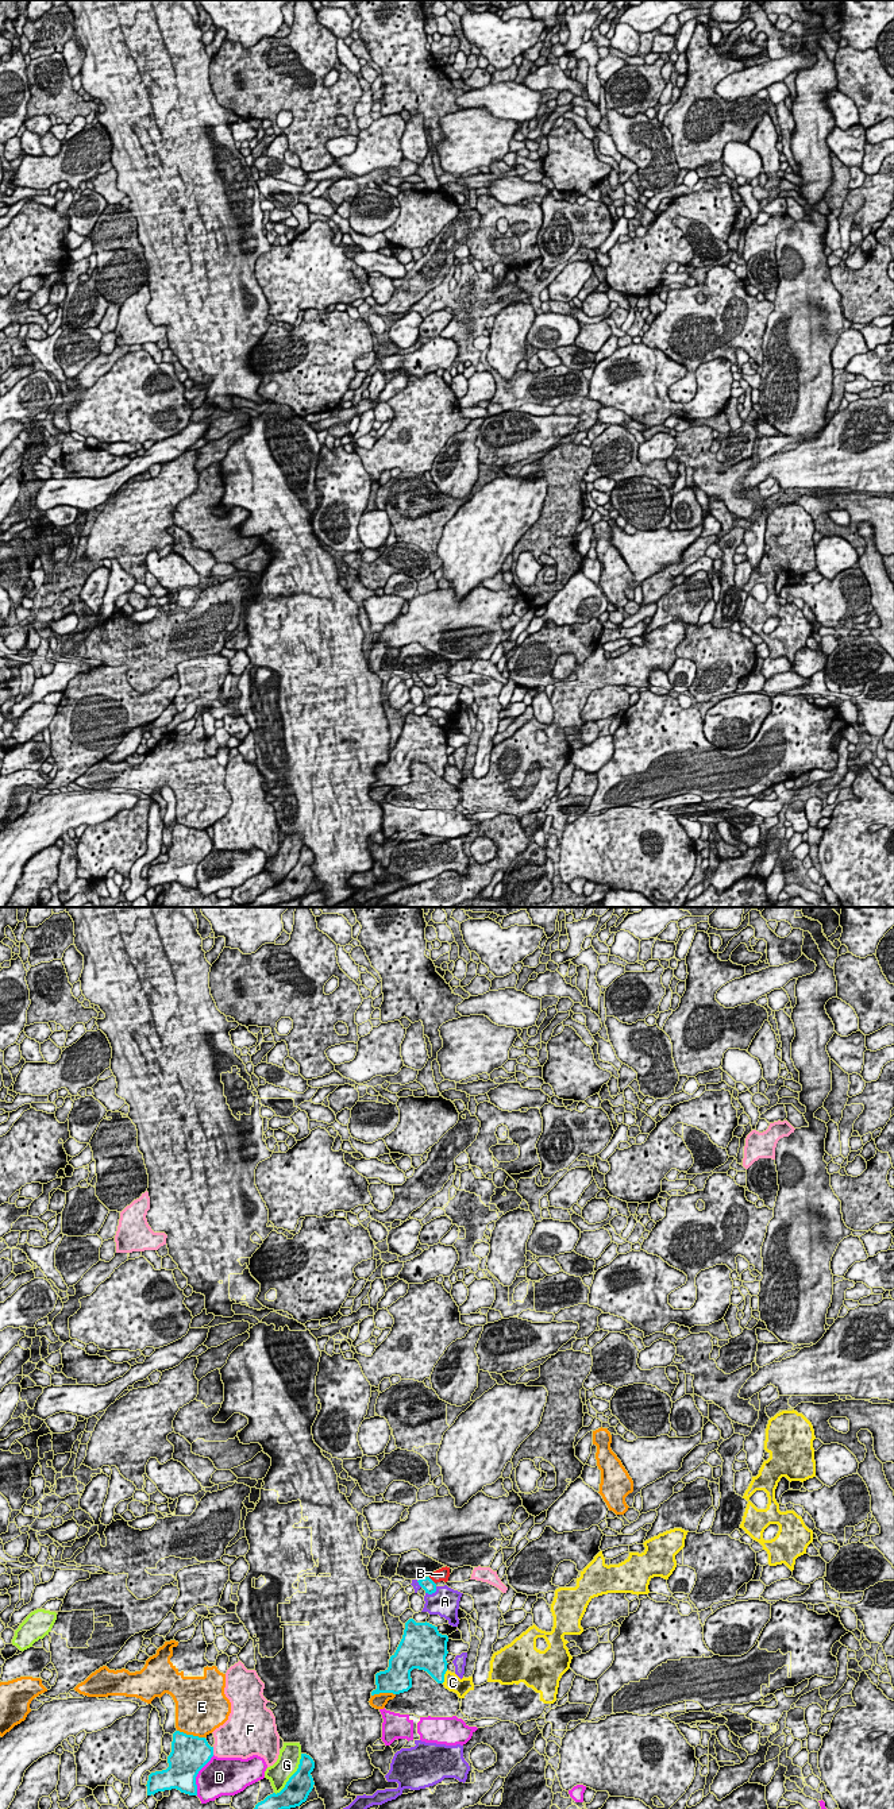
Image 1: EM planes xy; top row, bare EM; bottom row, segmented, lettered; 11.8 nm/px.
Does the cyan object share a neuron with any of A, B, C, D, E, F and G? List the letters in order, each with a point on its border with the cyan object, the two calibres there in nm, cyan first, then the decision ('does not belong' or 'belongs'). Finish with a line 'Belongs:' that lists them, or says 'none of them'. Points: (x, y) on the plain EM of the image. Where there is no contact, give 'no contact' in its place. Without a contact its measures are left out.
A: xy (432, 685) | 160/340 nm | does not belong
B: xy (432, 674) | 160/160 nm | belongs
C: xy (443, 770) | 320/200 nm | does not belong
D: xy (196, 868) | 440/440 nm | does not belong
E: xy (191, 828) | 460/480 nm | does not belong
F: xy (212, 844) | 420/380 nm | does not belong
G: xy (293, 867) | 300/280 nm | does not belong
Belongs: B

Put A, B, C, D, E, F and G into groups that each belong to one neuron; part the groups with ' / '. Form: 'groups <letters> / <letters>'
groups A / B / C / D / E / F / G

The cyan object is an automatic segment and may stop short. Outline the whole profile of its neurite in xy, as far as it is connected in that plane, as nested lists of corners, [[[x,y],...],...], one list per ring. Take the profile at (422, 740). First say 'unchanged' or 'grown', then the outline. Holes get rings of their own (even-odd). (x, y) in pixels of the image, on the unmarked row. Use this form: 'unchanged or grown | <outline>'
unchanged | [[[409,711],[405,716],[402,732],[389,752],[389,760],[375,767],[377,782],[371,784],[371,788],[408,784],[412,780],[413,761],[424,763],[438,776],[443,776],[448,757],[447,734],[448,729],[442,728],[438,720]]]

